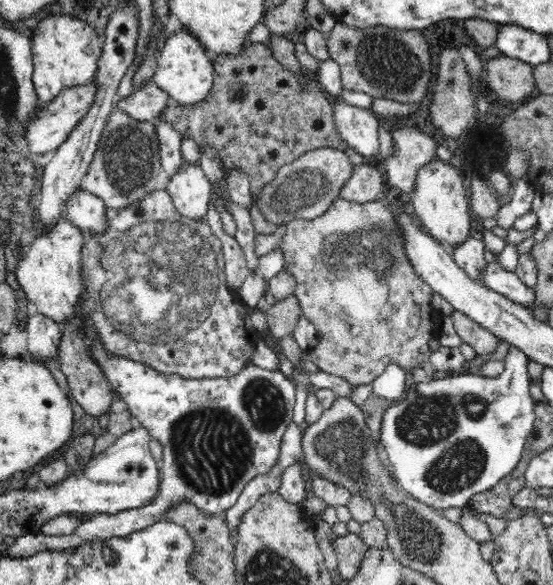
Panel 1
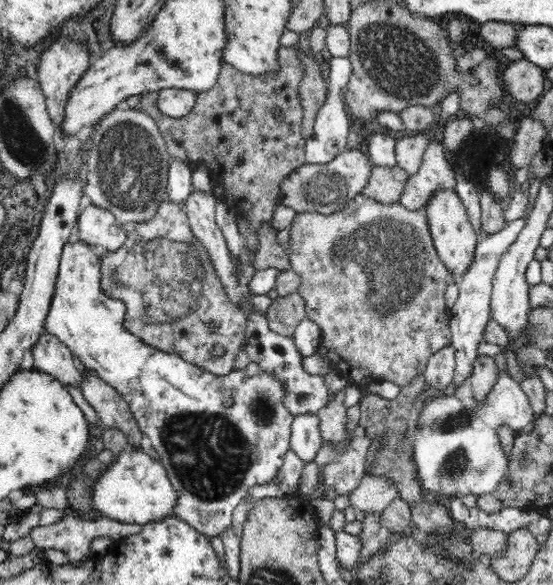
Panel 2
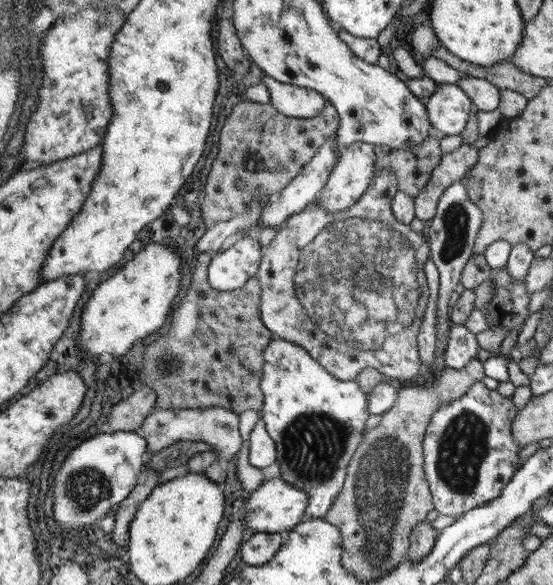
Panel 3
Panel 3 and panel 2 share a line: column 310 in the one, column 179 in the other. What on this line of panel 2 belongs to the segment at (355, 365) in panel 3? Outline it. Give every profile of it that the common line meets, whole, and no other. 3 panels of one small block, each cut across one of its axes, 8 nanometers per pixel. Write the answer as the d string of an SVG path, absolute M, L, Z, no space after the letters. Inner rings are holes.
M168 198L158 208L156 218L134 226L118 252L106 252L100 258L106 296L126 302L124 326L148 346L180 354L184 360L216 376L230 376L234 372L234 360L242 350L246 316L226 296L208 252L188 224L184 208L172 204ZM214 346L222 346L226 352L212 356Z

